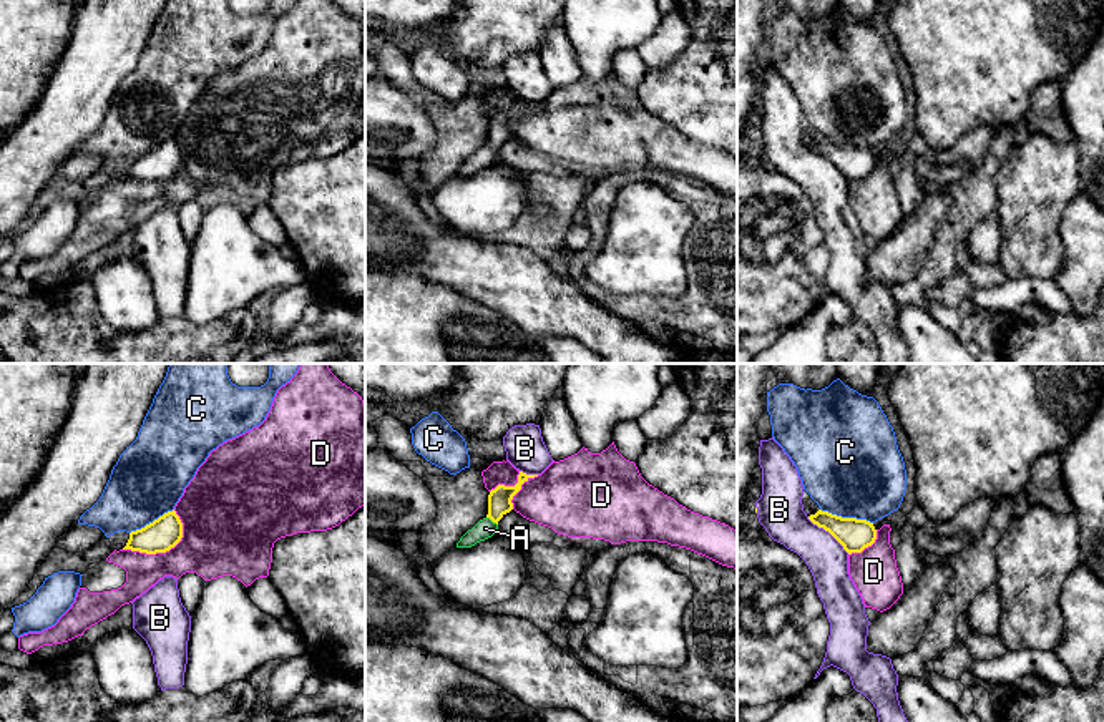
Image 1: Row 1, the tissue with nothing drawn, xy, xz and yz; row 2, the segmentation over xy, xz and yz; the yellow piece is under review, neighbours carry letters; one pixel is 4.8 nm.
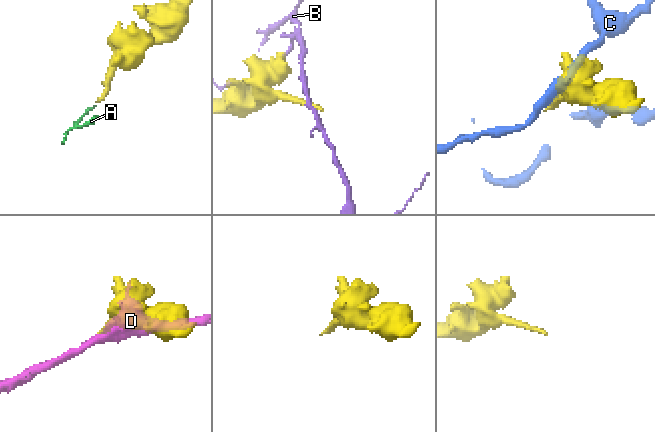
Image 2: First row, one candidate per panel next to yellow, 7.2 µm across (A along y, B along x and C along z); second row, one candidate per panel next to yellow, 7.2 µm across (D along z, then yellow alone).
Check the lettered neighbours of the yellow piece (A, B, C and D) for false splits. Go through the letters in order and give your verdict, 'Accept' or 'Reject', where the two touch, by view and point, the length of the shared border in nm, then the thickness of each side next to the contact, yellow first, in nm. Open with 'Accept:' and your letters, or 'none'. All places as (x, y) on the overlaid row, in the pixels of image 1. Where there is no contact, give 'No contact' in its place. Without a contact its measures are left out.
Accept: A
A: Accept. Touches yellow at xz (492, 520). Shared border 70 nm. Thickness 110 nm (yellow) against 100 nm
B: Reject. Touches yellow at yz (829, 531). Shared border 280 nm. Thickness 160 nm (yellow) against 220 nm
C: Reject. Touches yellow at yz (847, 518). Shared border 260 nm. Thickness 160 nm (yellow) against 480 nm
D: Reject. Touches yellow at xy (163, 551). Shared border 320 nm. Thickness 160 nm (yellow) against 320 nm

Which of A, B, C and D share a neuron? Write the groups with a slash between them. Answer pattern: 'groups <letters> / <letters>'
groups A / B / C / D

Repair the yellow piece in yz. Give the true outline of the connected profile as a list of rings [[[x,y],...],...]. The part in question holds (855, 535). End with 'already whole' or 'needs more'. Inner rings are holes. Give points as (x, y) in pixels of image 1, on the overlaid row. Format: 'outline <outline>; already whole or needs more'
outline [[[818,510],[815,515],[810,515],[808,520],[818,528],[828,531],[848,554],[862,553],[877,539],[877,529],[873,523],[867,520],[842,518],[822,510]]]; already whole

